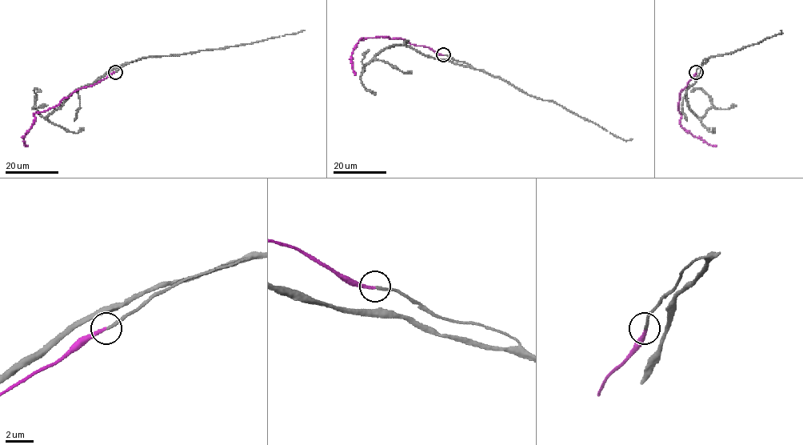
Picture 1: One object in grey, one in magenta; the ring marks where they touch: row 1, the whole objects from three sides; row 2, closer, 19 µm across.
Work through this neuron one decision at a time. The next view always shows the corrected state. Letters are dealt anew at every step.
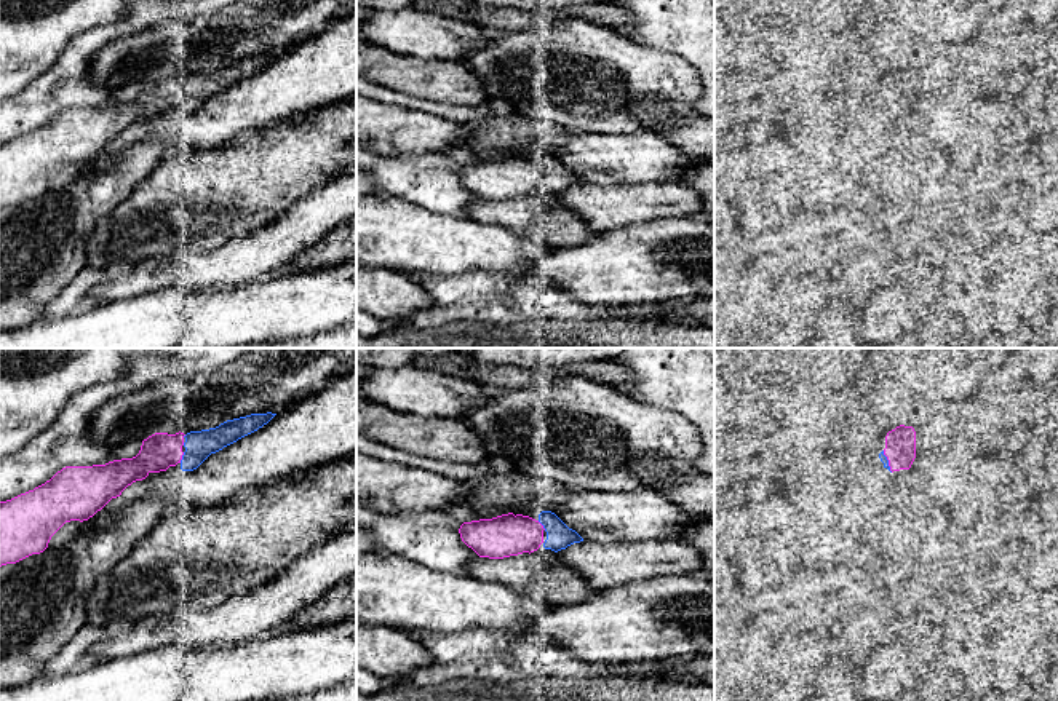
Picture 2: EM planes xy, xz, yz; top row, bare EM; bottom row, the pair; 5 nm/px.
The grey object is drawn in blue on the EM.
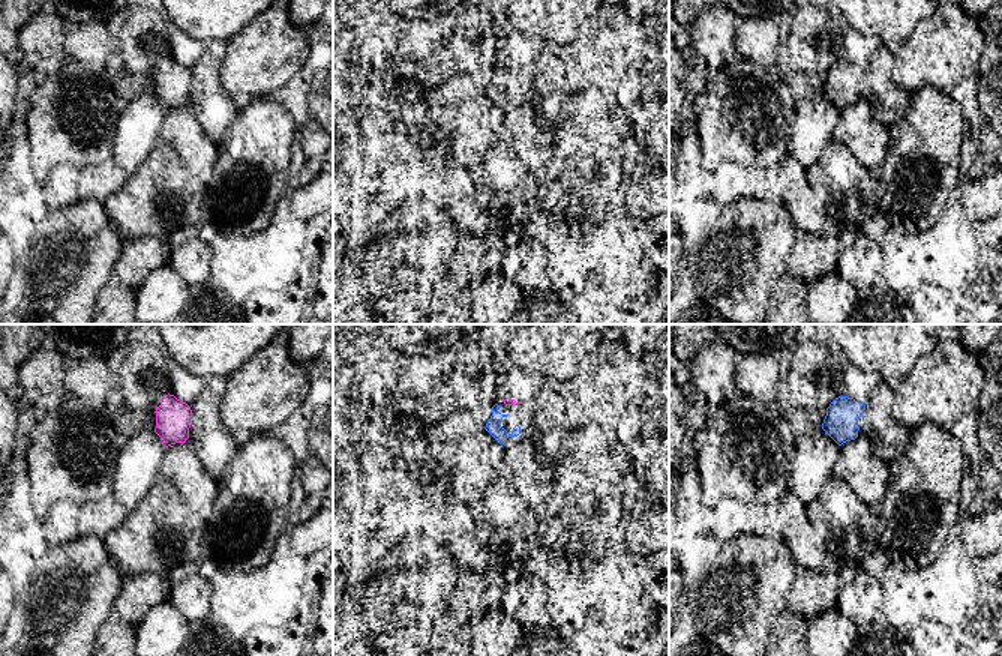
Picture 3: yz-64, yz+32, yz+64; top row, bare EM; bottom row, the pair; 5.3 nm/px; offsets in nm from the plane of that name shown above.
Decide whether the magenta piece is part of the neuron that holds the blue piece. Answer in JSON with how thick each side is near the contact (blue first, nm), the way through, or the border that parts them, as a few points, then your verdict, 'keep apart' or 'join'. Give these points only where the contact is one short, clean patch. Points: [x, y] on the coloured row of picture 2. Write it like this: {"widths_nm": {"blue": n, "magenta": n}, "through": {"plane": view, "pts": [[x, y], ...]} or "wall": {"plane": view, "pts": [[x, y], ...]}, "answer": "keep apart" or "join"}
{"widths_nm": {"blue": 140, "magenta": 190}, "answer": "join"}

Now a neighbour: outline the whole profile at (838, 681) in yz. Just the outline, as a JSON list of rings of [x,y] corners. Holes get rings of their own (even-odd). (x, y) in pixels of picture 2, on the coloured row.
[[[834,653],[821,667],[812,701],[861,701],[860,666]]]

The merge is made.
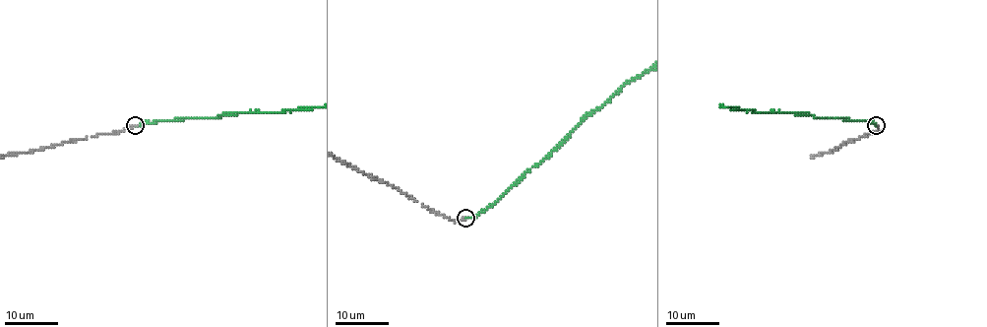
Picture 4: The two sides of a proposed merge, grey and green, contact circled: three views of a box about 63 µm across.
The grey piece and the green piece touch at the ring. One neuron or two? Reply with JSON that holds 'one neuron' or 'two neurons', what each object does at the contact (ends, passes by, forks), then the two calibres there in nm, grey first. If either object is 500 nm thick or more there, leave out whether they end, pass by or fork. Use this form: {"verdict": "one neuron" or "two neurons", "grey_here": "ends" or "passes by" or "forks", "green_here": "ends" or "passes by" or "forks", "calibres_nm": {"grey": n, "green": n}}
{"verdict": "two neurons", "grey_here": "ends", "green_here": "ends", "calibres_nm": {"grey": 190, "green": 190}}

